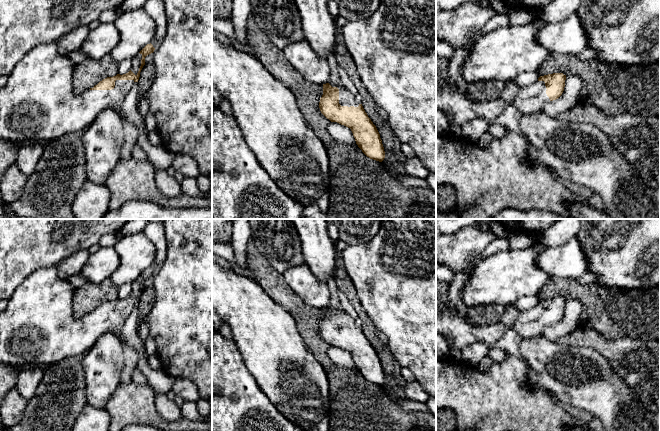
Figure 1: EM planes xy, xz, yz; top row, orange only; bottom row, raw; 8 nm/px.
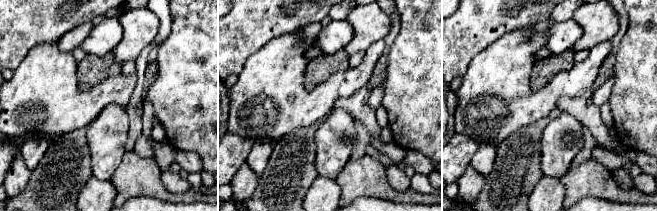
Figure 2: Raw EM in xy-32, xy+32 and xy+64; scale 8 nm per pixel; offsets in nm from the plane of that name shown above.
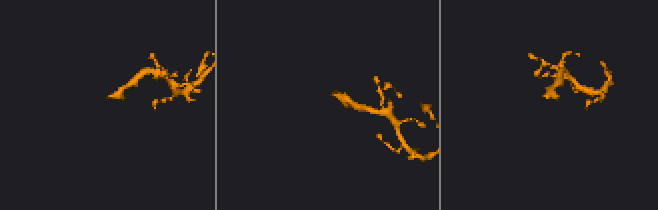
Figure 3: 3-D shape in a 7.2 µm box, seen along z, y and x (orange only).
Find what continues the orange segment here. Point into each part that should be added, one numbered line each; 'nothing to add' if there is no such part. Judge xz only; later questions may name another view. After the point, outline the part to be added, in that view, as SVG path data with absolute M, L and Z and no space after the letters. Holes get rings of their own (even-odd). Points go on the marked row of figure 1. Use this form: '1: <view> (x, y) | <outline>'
1: xz (346, 98) | M344 86L339 88L339 104L341 106L348 106L348 107L359 106L359 104L355 100L354 95Z

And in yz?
1: yz (529, 99) | M537 80L534 84L519 89L514 104L523 114L538 112L550 101L546 90L545 82Z

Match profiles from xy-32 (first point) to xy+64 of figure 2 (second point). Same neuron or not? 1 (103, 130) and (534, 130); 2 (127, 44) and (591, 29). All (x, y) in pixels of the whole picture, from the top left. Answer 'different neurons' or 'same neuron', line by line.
1: different neurons
2: same neuron

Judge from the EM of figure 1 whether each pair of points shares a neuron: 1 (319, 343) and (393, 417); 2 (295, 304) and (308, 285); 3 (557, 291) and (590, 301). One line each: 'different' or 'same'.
1: same
2: different
3: same

